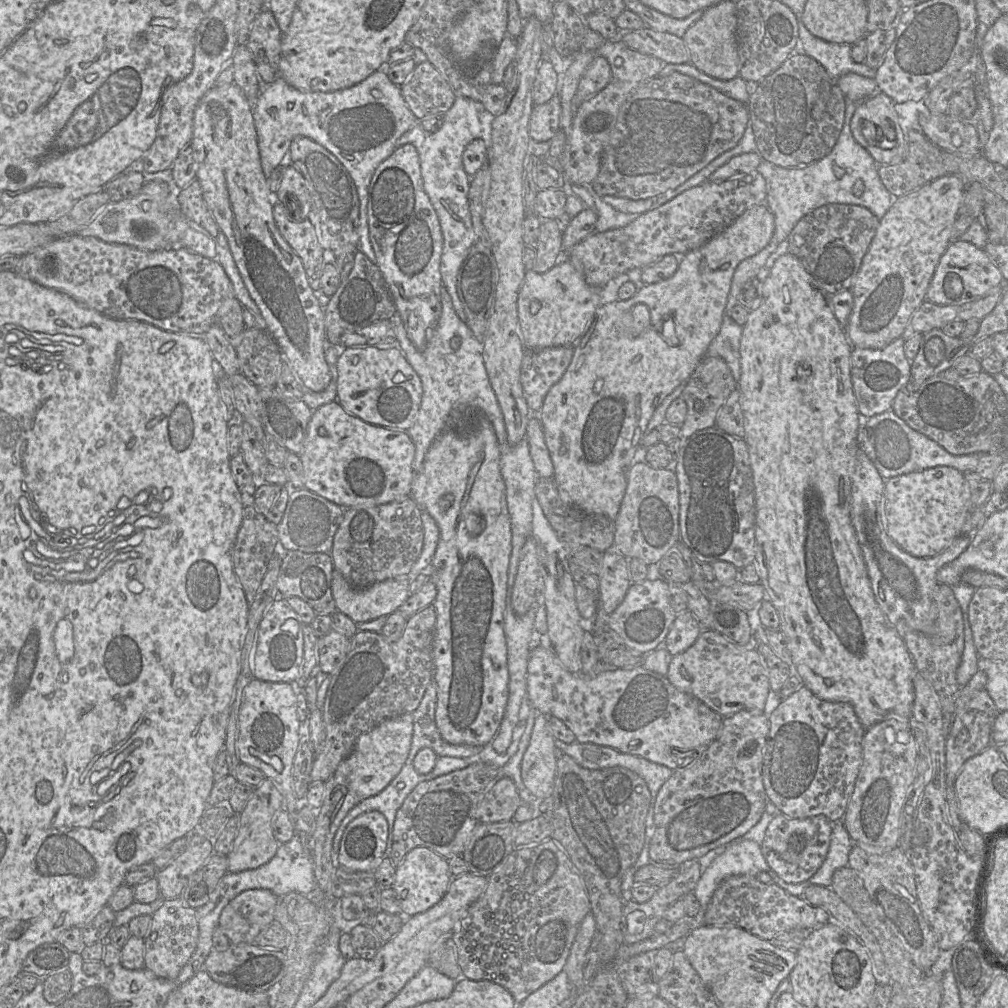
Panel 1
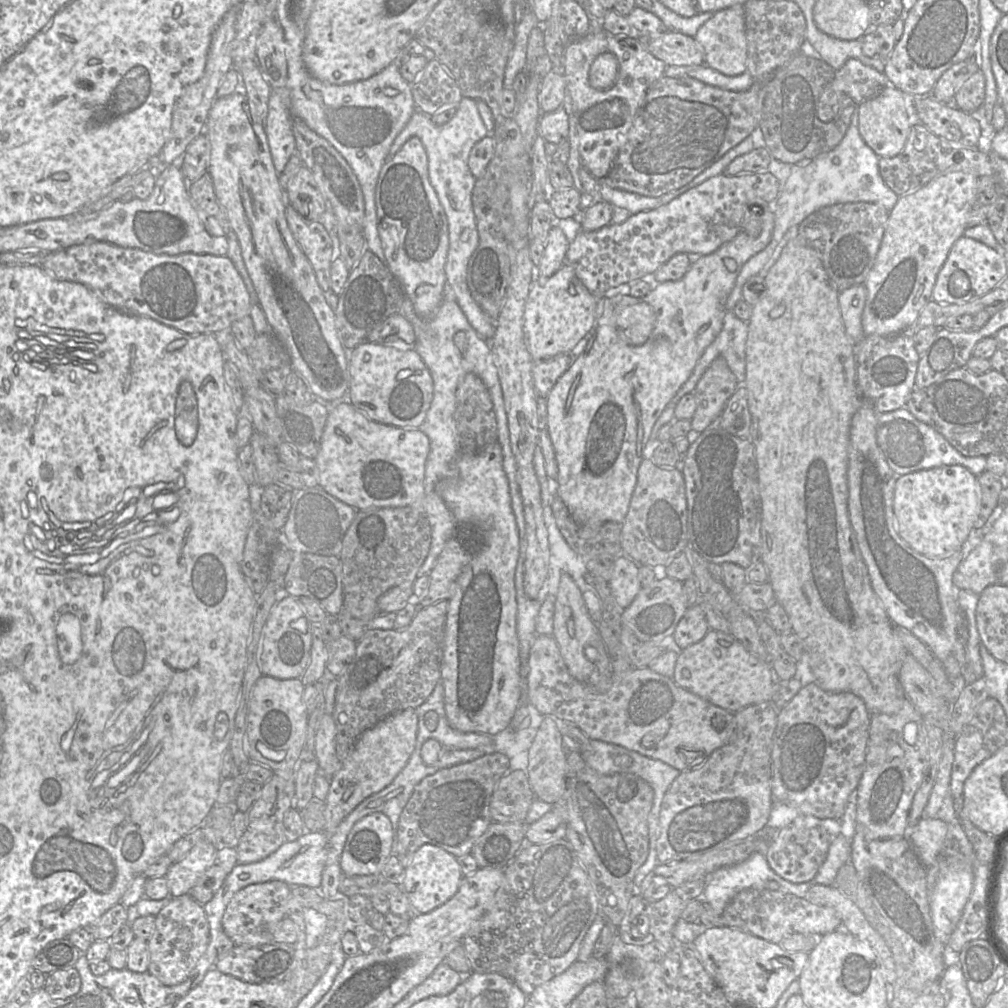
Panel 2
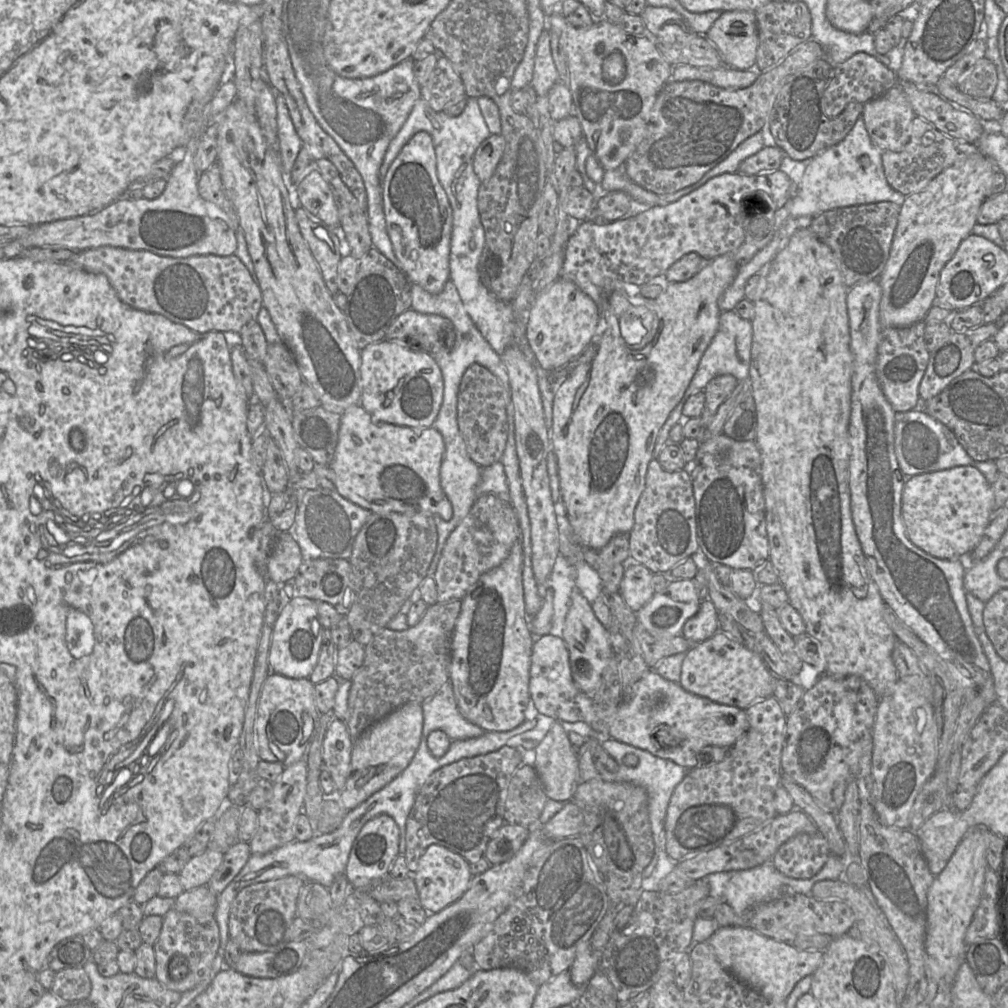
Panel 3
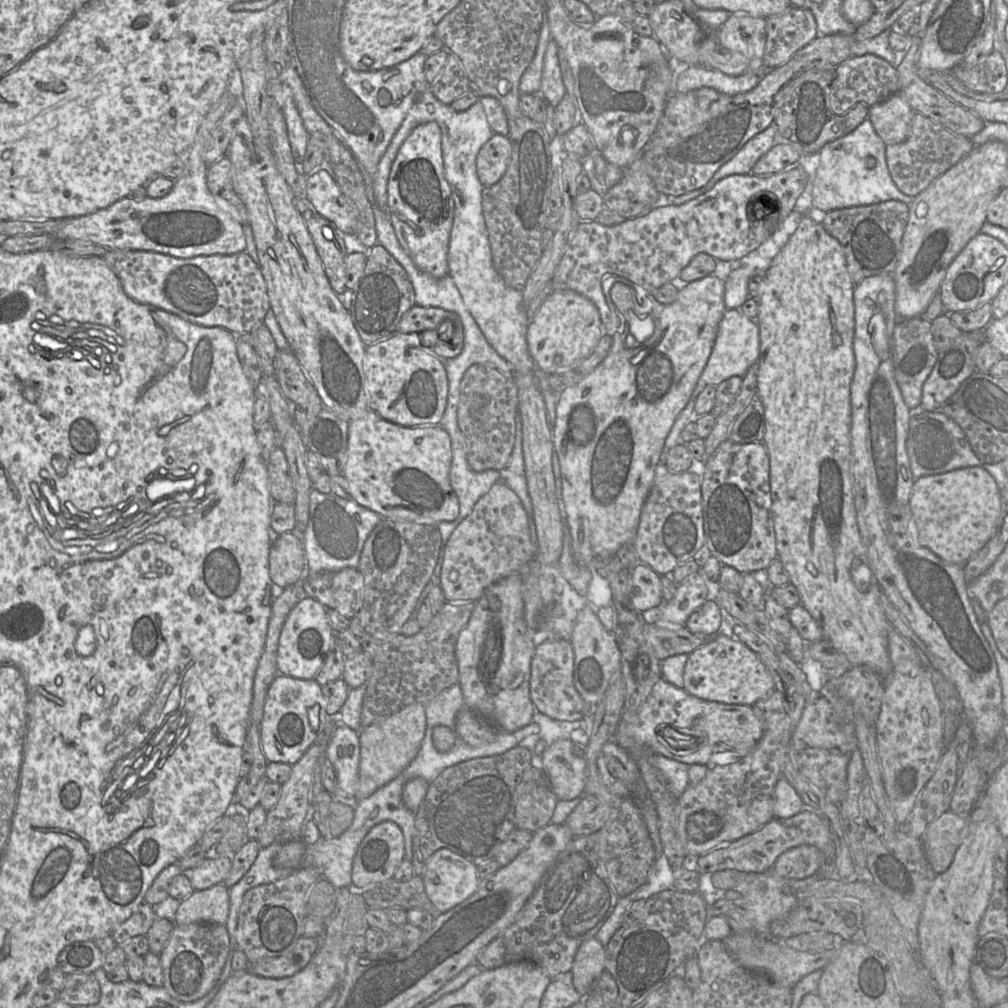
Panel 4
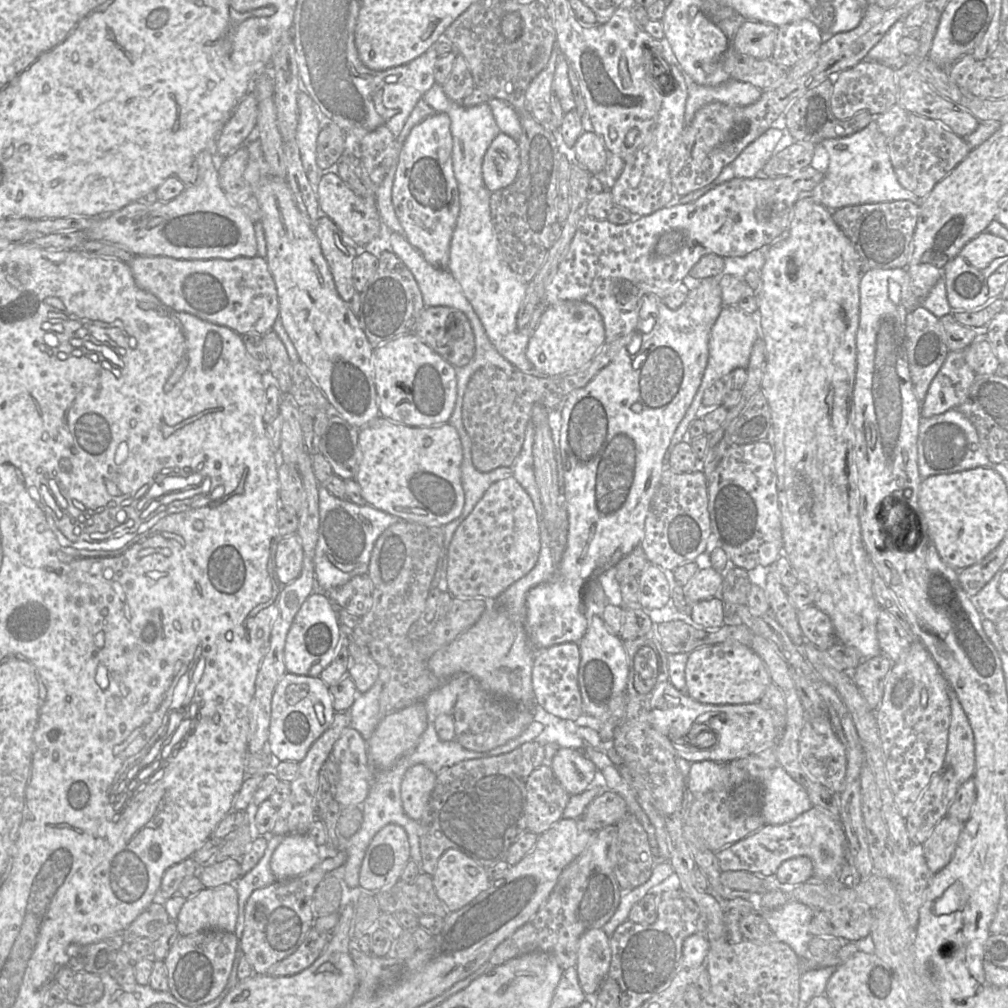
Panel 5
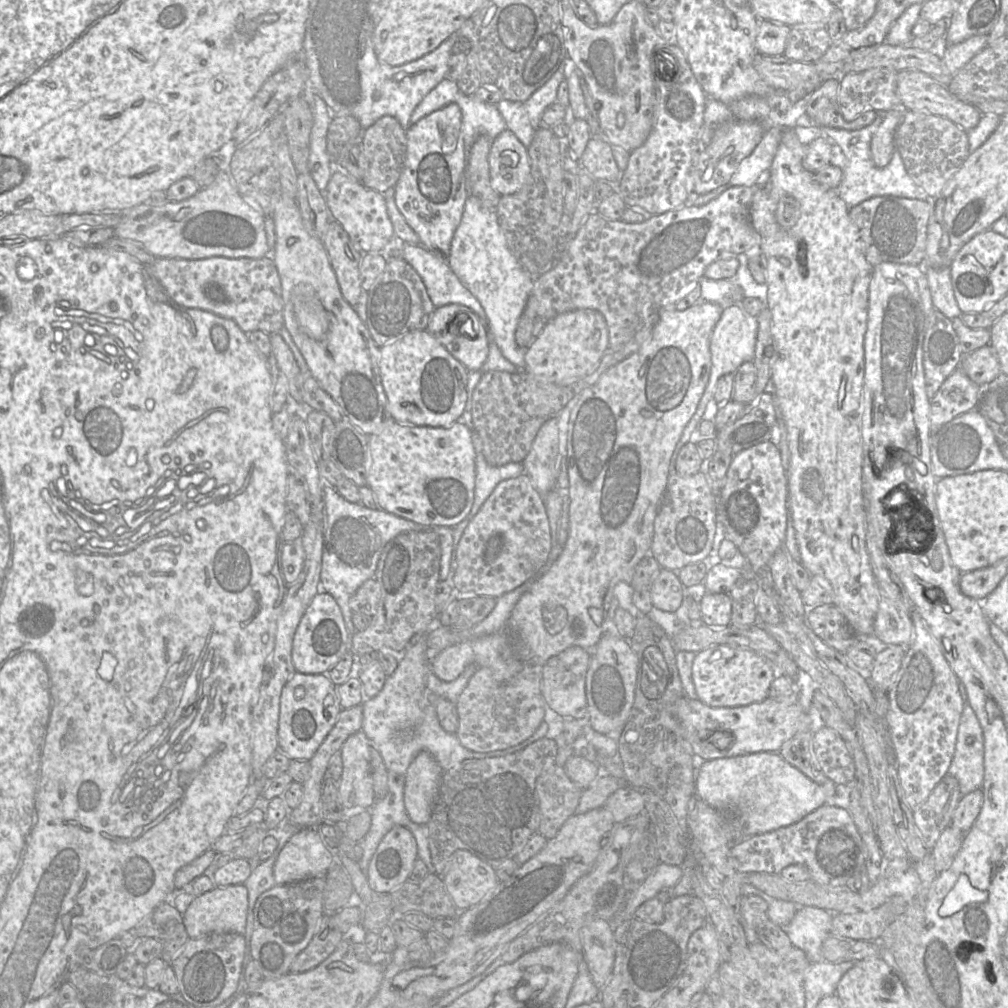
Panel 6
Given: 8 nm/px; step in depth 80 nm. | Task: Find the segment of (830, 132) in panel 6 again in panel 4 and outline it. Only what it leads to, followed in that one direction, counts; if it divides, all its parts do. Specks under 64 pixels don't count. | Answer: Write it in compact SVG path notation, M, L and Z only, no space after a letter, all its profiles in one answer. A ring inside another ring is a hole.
M865 119L855 130L844 137L827 143L819 151L820 165L817 168L812 188L812 210L815 212L828 212L835 209L854 206L871 205L888 200L898 200L909 205L913 197L901 192L891 178L886 161L886 144L876 133L870 119ZM874 157L876 164L868 168L866 160Z

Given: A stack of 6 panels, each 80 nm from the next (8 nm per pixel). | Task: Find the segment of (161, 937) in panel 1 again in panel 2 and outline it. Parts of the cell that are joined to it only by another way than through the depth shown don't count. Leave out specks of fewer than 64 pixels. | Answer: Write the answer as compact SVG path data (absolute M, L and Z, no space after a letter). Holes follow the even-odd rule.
M182 895L170 898L169 903L156 915L154 933L147 941L150 957L147 972L166 986L174 986L184 982L208 947L210 928L203 906L189 895Z

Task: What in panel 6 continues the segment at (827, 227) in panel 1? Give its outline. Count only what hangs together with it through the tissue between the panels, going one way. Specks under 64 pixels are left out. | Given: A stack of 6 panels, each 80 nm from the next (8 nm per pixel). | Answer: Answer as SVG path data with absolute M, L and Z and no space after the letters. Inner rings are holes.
M877 196L849 208L849 217L857 226L865 245L865 255L873 267L882 262L919 265L926 255L927 228L934 209L933 201L923 201L896 196Z

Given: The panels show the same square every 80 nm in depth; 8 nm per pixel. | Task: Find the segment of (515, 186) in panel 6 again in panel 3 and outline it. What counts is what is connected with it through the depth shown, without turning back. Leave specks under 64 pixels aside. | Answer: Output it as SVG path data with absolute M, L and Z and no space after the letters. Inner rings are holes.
M491 134L477 148L473 156L473 169L478 179L488 180L499 164L505 149L503 136Z

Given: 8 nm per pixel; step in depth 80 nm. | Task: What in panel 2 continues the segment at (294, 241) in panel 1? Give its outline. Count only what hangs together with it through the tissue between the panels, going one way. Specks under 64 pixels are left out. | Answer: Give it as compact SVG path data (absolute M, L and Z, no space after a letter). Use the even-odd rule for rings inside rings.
M287 205L285 214L289 229L308 258L319 286L324 292L332 292L330 287L333 251L331 236L320 222L305 219L290 205Z

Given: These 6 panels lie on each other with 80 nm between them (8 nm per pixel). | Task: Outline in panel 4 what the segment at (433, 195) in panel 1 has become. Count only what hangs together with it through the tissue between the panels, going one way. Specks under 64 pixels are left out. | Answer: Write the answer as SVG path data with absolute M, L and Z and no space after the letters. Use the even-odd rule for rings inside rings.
M428 88L412 105L395 133L372 177L372 202L387 210L387 184L397 153L417 126L435 121L441 129L441 148L444 174L449 183L455 205L454 221L448 248L449 275L453 278L468 311L476 321L487 342L512 367L513 371L537 377L537 365L527 345L528 317L522 291L506 285L493 266L488 231L482 210L482 192L476 170L476 157L481 147L493 136L483 106L477 101L469 109L456 112L441 103Z

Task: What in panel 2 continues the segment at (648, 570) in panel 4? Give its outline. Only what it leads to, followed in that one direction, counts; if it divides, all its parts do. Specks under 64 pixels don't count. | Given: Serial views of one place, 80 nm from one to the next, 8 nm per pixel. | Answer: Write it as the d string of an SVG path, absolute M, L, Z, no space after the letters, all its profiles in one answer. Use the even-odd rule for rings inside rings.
M625 555L613 560L613 571L608 585L616 602L623 609L632 603L642 589L638 569L639 565Z

